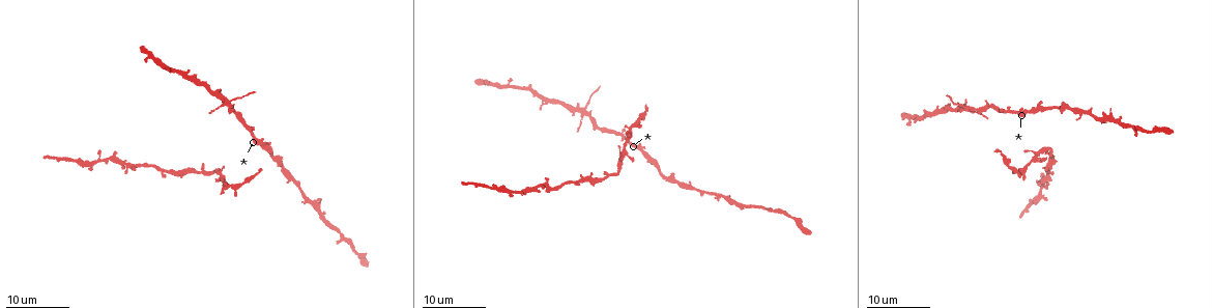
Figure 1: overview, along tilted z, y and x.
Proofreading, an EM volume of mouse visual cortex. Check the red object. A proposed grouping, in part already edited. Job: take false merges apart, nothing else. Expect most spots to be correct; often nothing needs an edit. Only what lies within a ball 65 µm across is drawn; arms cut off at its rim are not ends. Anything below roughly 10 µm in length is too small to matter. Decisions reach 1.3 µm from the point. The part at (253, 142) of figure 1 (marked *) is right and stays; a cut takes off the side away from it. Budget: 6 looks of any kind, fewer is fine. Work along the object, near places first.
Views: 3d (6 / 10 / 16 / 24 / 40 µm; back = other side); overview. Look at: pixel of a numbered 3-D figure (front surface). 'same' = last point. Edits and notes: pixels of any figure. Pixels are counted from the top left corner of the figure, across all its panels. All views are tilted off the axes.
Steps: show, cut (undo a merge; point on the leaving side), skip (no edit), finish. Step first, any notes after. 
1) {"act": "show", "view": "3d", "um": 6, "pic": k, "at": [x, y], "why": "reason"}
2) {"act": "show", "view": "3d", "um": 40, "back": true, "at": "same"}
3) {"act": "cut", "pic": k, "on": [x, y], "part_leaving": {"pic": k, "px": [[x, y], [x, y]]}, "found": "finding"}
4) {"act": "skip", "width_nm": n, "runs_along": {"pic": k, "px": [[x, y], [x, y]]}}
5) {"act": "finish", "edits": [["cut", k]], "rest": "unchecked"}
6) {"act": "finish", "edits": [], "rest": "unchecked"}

{"act": "show", "view": "3d", "um": 16, "pic": 1, "at": [221, 174], "why": "four or more arms meet"}

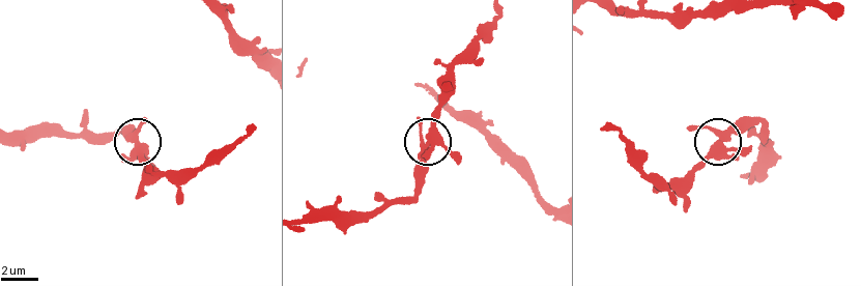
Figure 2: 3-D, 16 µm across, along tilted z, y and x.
{"act": "show", "view": "3d", "um": 10, "pic": 2, "at": [136, 140]}

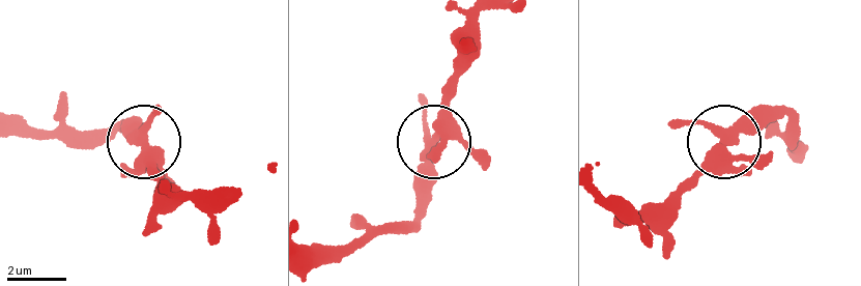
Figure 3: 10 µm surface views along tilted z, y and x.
{"act": "skip", "found": "continuous, no second cell"}

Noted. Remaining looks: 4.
{"act": "show", "view": "3d", "um": 16, "pic": 1, "at": [736, 201], "why": "thick turns thin"}

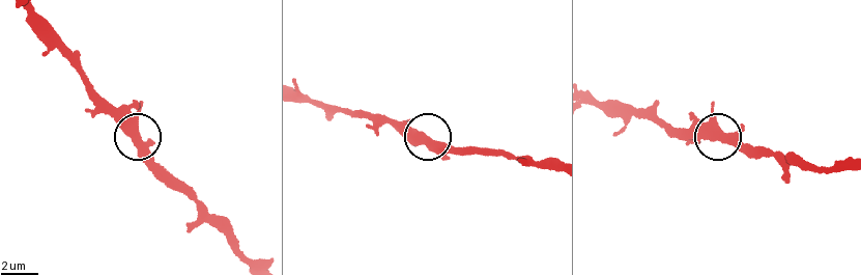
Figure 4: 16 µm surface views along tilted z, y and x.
{"act": "show", "view": "3d", "um": 6, "pic": 4, "at": [427, 141]}

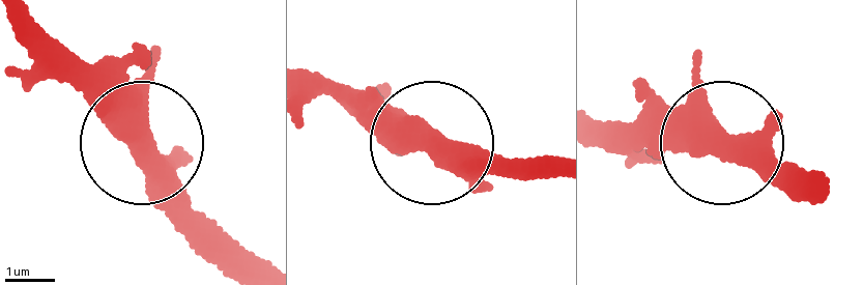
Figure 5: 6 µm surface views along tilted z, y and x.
{"act": "skip", "runs_along": {"pic": 5, "px": [[305, 86], [411, 135], [536, 167]]}, "found": "all the same cell"}

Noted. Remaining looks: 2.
{"act": "show", "view": "3d", "um": 16, "pic": 1, "at": [584, 179], "why": "thick turns thin"}

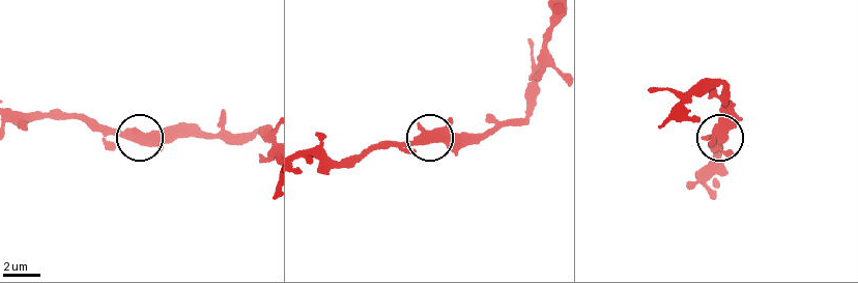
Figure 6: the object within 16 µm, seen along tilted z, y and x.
{"act": "show", "view": "3d", "um": 6, "pic": 6, "at": [136, 132]}

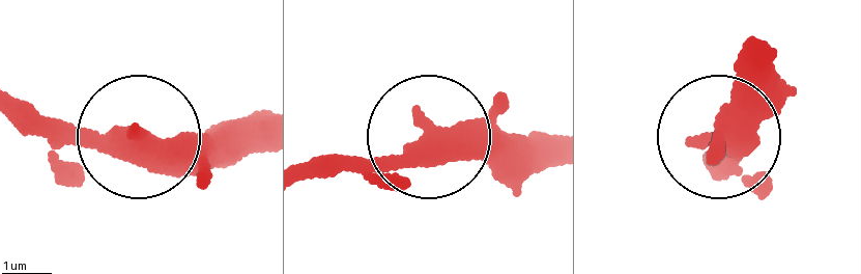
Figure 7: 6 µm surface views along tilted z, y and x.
{"act": "skip", "found": "continuous, no second cell"}

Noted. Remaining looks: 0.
{"act": "finish", "edits": [], "rest": "unchecked"}

